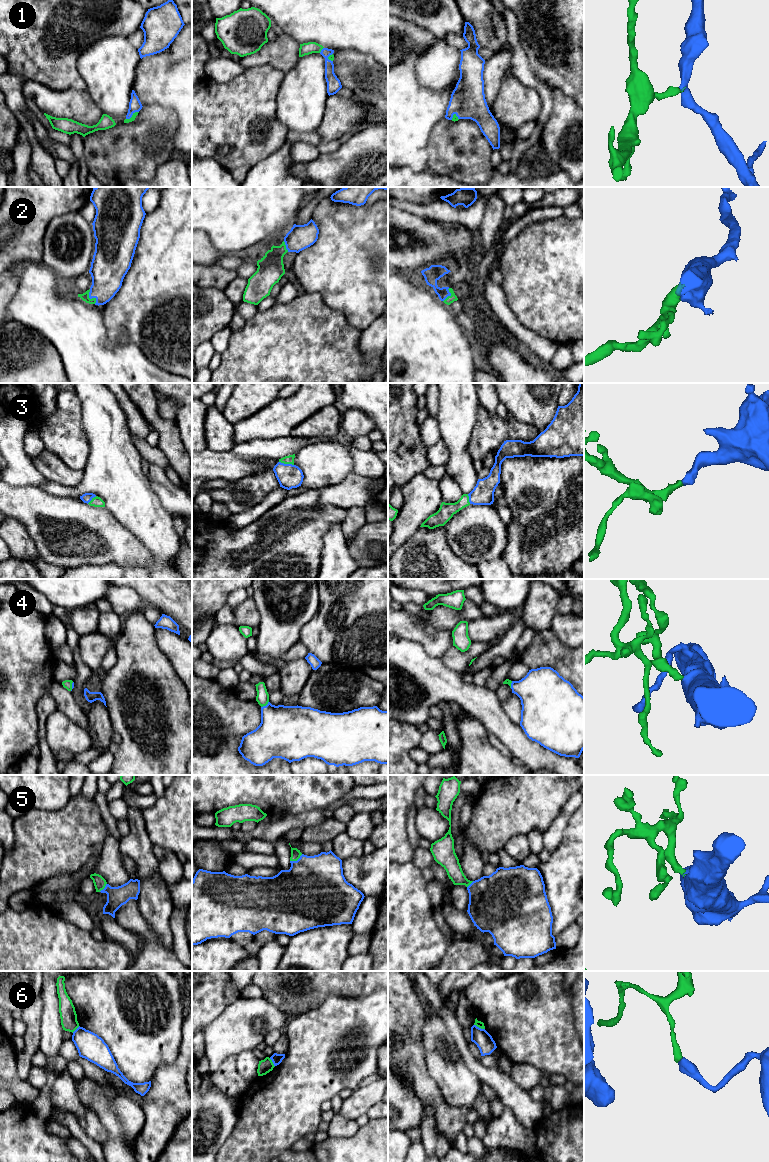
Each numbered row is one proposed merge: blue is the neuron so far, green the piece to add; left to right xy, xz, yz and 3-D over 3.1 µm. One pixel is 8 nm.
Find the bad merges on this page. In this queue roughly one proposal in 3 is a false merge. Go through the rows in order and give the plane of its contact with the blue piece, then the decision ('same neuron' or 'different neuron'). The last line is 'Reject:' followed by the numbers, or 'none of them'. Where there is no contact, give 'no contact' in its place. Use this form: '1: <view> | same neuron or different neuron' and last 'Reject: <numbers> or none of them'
1: xy | same neuron
2: xy | same neuron
3: xz | same neuron
4: xz | same neuron
5: xz | same neuron
6: yz | different neuron
Reject: 6

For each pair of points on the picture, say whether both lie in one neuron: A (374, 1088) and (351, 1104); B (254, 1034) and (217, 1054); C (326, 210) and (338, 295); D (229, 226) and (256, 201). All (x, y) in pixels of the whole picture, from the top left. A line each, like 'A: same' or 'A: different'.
A: same
B: same
C: same
D: same

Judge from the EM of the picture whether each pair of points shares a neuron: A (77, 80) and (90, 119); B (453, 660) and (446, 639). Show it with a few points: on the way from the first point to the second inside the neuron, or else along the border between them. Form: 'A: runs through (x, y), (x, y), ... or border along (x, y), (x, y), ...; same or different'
A: border along (86, 89), (56, 90); different
B: border along (452, 645), (441, 657); different

